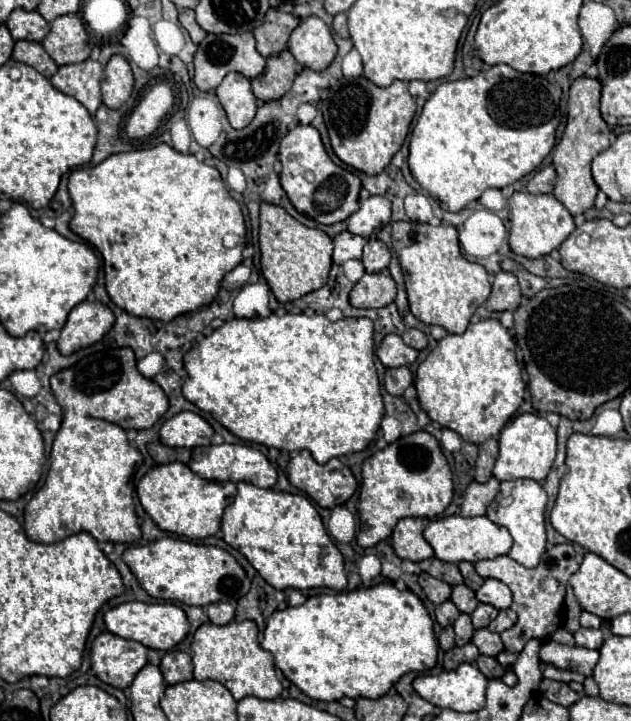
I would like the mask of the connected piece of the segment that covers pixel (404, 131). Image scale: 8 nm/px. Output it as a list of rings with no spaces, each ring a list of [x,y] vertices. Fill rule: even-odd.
[[[358,77],[352,81],[332,83],[328,97],[318,103],[318,109],[324,113],[330,143],[340,161],[366,175],[378,175],[402,147],[416,114],[416,102],[408,93],[406,81],[394,81],[390,87],[378,87],[366,77]],[[332,93],[342,99],[334,101]]]

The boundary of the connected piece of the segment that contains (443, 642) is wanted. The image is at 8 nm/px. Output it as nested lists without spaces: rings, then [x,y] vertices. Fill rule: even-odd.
[[[452,625],[442,629],[442,633],[438,637],[438,643],[440,643],[442,649],[452,649],[454,647],[454,629],[452,629]]]

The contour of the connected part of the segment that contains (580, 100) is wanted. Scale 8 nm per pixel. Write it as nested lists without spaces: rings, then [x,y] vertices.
[[[578,77],[570,87],[570,99],[568,99],[568,123],[564,129],[564,135],[560,143],[554,149],[554,169],[558,173],[558,181],[554,185],[554,197],[570,211],[572,217],[586,213],[594,207],[594,199],[598,193],[598,187],[590,173],[592,159],[610,147],[610,129],[600,117],[600,83],[596,79]]]

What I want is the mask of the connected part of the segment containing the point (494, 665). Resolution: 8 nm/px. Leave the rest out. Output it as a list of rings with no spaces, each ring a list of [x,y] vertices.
[[[480,655],[478,659],[476,659],[476,665],[478,665],[478,669],[488,677],[488,679],[500,679],[504,673],[506,673],[506,669],[496,661],[496,657],[486,657],[486,655]]]

